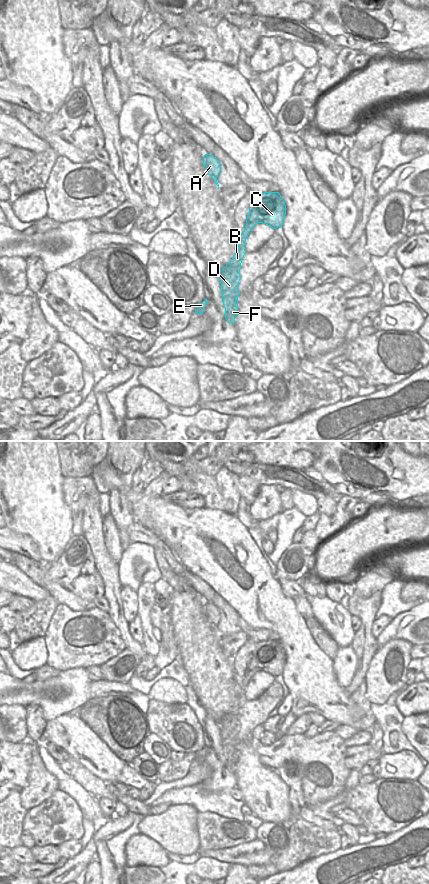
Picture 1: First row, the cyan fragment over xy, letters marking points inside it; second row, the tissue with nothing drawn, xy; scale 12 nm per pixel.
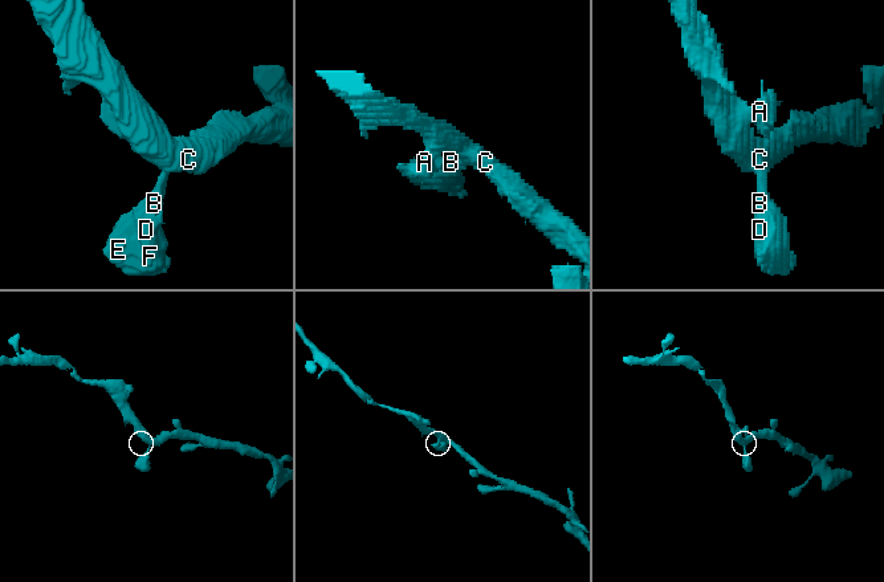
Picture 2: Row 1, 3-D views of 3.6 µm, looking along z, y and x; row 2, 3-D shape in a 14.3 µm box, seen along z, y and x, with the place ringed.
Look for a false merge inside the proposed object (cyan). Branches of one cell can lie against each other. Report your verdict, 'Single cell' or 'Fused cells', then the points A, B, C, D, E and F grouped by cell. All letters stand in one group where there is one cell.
Single cell. Groups: A B C D E F.

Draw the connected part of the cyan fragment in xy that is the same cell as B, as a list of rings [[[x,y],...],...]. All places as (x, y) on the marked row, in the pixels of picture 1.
[[[264,192],[257,194],[249,208],[244,231],[239,238],[239,248],[233,258],[217,274],[221,283],[223,305],[225,307],[225,319],[229,323],[235,323],[238,316],[238,285],[241,279],[239,271],[245,251],[245,241],[258,223],[266,224],[273,229],[282,227],[286,215],[285,201],[279,192]]]

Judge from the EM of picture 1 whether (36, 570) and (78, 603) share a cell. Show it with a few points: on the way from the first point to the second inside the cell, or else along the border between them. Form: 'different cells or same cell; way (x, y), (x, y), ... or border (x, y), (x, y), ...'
same cell; way (46, 581), (67, 596)

